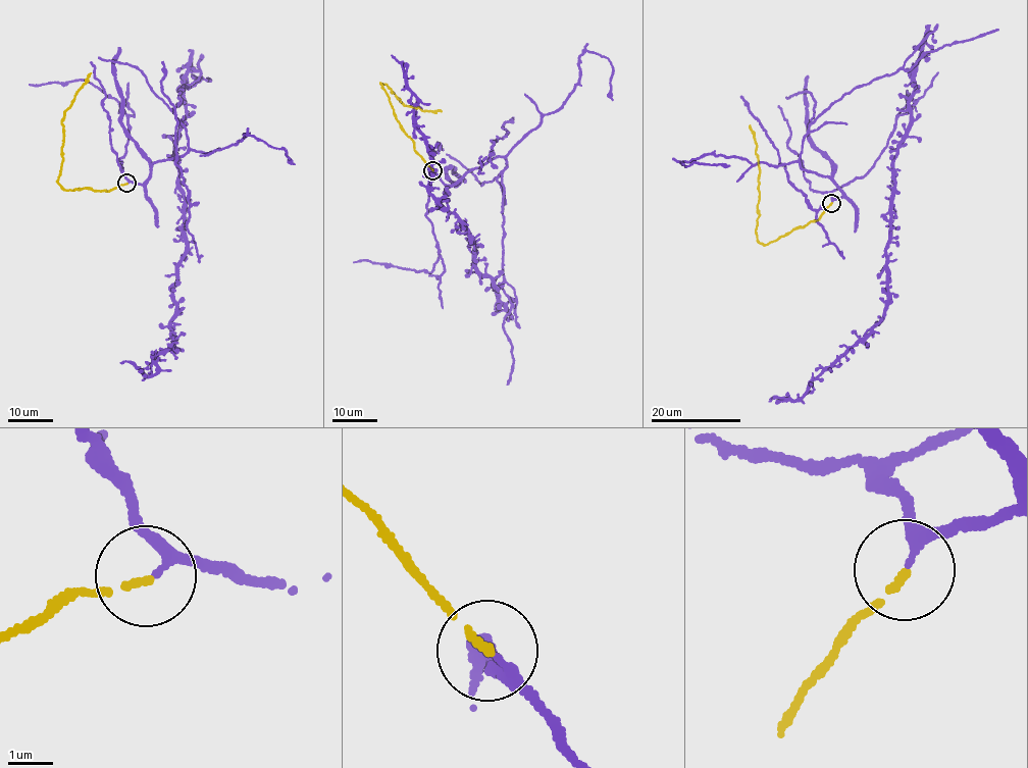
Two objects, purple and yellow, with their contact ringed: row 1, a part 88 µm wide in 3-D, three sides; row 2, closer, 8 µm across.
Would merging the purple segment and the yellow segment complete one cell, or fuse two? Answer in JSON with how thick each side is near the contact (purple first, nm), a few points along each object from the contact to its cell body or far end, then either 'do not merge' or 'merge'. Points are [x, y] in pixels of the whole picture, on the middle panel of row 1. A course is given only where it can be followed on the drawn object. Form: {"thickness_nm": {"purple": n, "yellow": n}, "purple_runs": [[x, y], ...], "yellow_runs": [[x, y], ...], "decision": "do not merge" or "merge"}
{"thickness_nm": {"purple": 200, "yellow": 150}, "purple_runs": [[433, 171], [450, 186], [507, 159], [496, 288], [459, 219], [430, 195], [416, 97], [392, 55]], "yellow_runs": [[432, 170], [414, 149], [414, 142], [396, 117], [380, 84], [384, 84], [404, 105], [441, 110]], "decision": "merge"}

